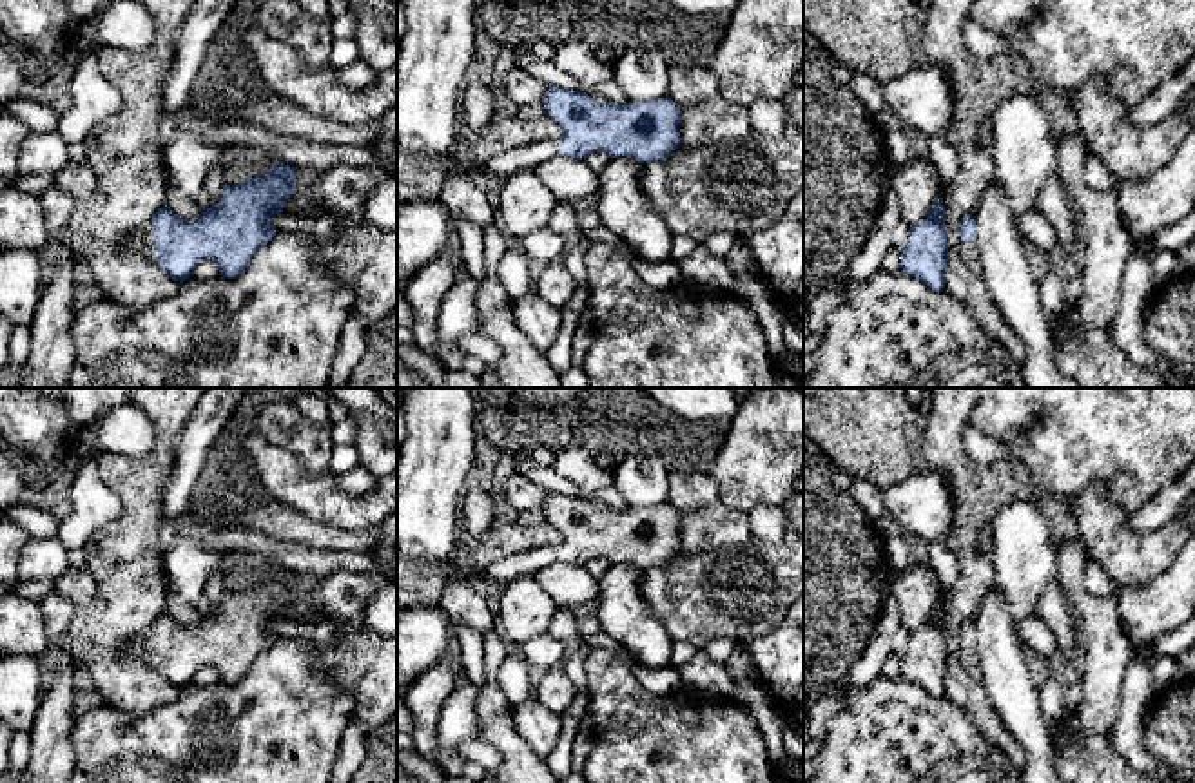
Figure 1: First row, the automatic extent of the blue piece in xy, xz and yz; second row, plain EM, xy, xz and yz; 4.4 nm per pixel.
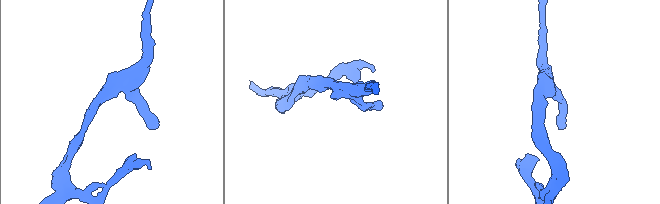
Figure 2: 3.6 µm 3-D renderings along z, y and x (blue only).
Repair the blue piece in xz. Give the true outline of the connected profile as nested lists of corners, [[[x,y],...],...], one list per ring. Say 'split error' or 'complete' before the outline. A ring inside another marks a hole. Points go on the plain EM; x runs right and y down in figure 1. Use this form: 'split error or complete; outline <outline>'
split error; outline [[[548,491],[542,511],[546,522],[562,535],[559,546],[500,558],[482,575],[470,569],[470,578],[481,585],[493,580],[502,587],[519,576],[535,576],[555,562],[586,566],[593,558],[604,558],[611,564],[627,562],[638,569],[651,569],[666,566],[680,553],[680,513],[669,502],[615,511],[597,509],[582,497]]]

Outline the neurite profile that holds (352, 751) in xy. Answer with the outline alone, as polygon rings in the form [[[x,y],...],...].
[[[359,720],[348,721],[335,756],[332,783],[352,783],[355,772],[366,758],[366,730]]]

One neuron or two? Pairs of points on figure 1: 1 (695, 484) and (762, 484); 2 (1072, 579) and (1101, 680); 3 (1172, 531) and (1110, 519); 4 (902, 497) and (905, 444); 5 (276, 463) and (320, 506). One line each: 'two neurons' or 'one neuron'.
1: two neurons
2: one neuron
3: one neuron
4: two neurons
5: one neuron

